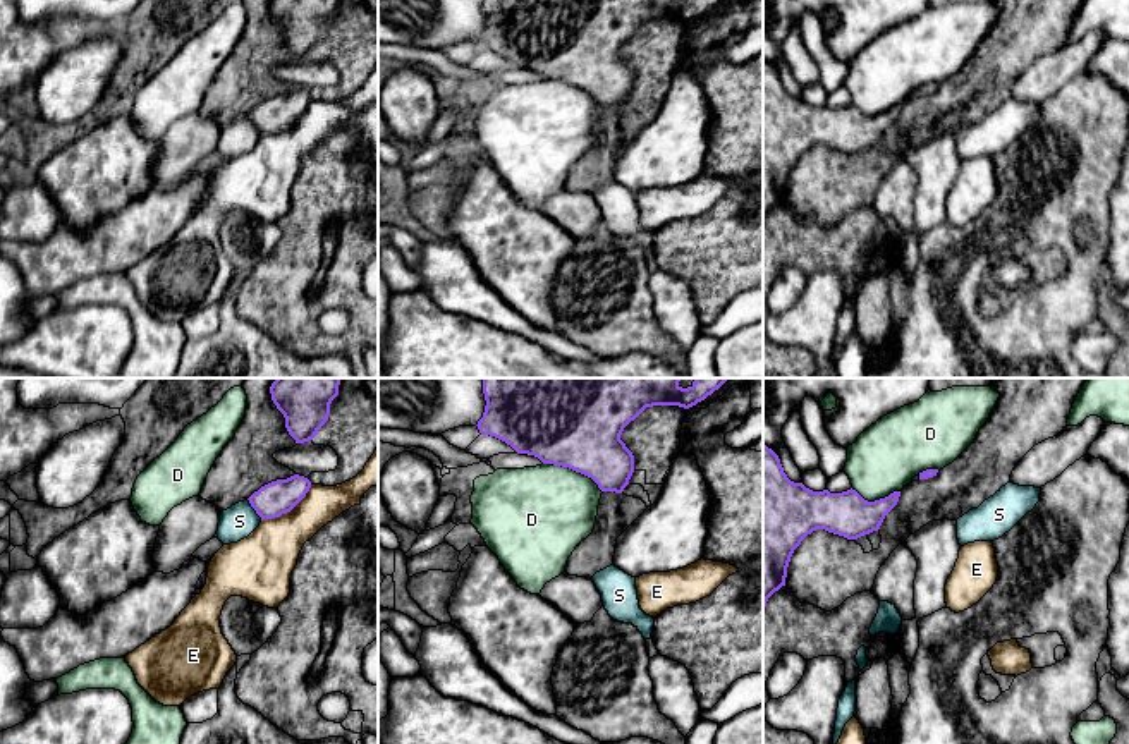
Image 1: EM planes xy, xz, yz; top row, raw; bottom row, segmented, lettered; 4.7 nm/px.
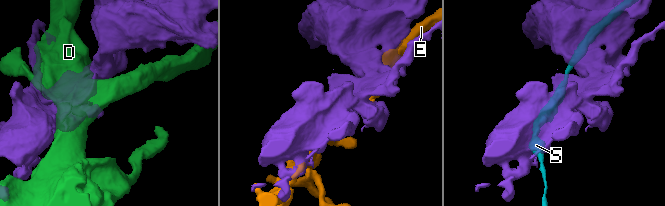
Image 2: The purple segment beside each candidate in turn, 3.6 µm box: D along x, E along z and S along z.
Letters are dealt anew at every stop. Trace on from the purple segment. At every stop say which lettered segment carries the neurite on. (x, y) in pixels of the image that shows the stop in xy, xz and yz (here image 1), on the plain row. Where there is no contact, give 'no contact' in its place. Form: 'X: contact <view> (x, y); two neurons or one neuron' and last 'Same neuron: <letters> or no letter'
D: contact xz (574, 85); two neurons
E: contact xy (287, 126); two neurons
S: contact xy (253, 122); two neurons
Same neuron: no letter

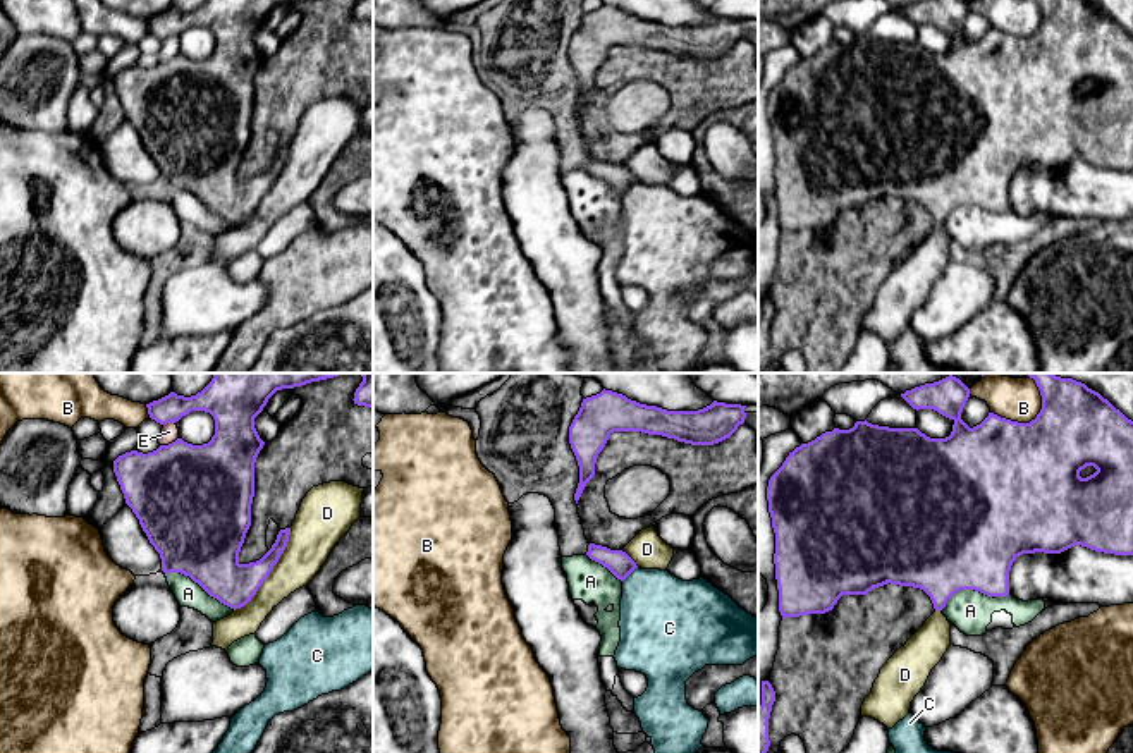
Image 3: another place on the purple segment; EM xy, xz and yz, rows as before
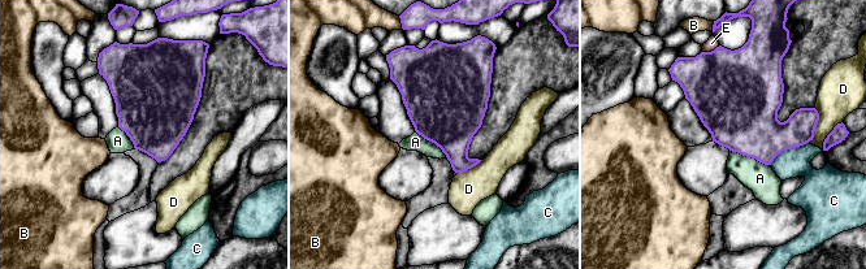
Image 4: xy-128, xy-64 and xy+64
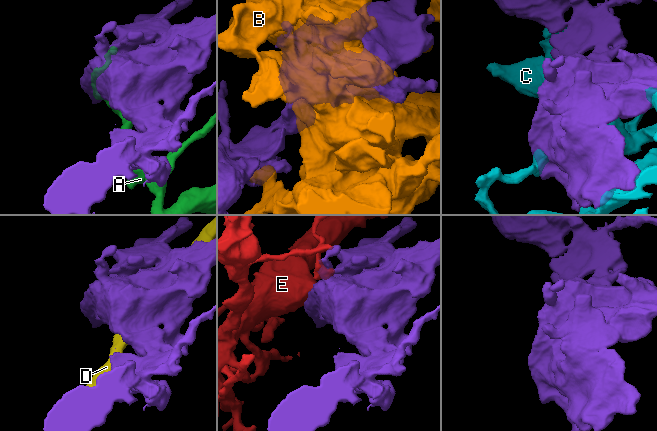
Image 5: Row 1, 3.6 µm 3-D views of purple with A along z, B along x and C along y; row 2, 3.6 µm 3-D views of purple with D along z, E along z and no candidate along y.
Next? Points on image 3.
A: contact xy (200, 200); two neurons
B: contact yz (1025, 38); two neurons
C: contact xz (630, 188); one neuron
D: contact xy (270, 186); two neurons
E: contact xy (169, 59); two neurons
Same neuron: C

